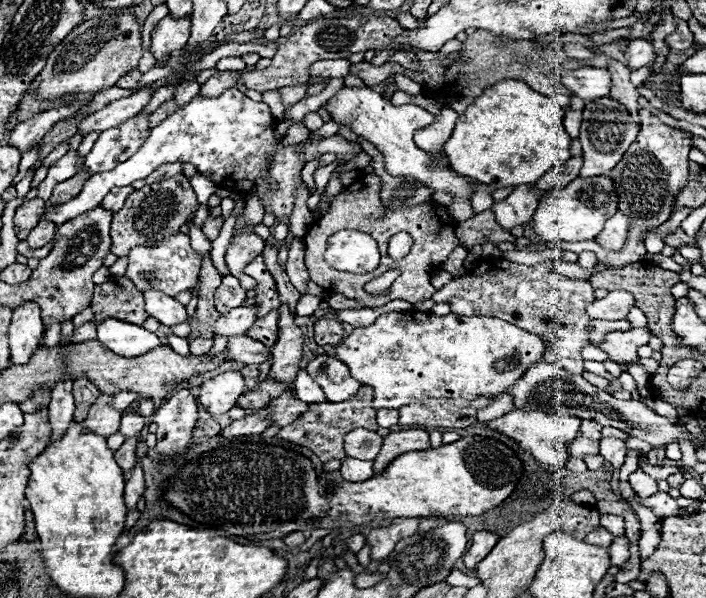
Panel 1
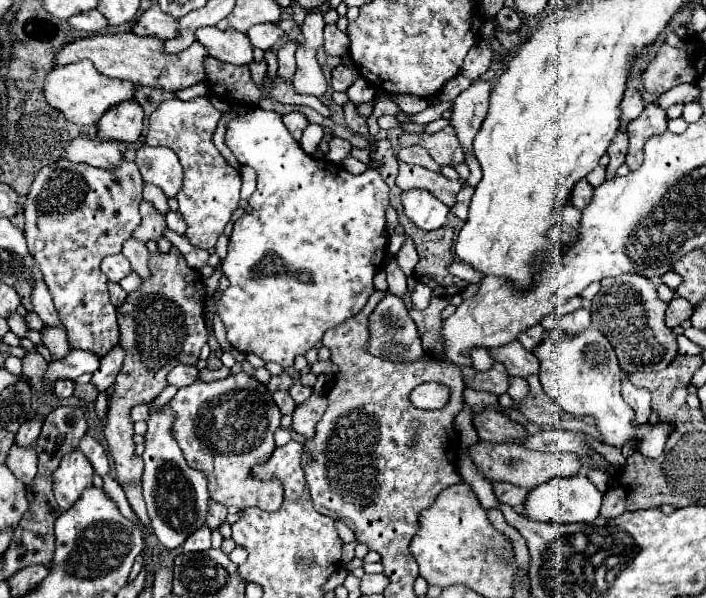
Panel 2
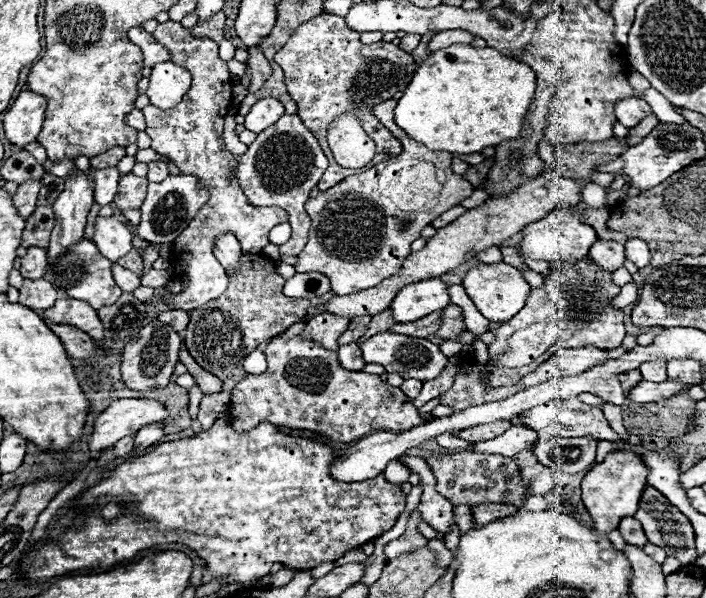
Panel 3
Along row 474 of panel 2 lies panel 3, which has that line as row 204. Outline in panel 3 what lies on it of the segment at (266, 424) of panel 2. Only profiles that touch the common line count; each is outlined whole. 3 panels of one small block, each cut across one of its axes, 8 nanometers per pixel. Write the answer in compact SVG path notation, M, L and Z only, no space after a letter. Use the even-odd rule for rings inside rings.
M164 22L164 24L158 24L158 28L154 30L154 36L160 44L164 44L170 54L172 54L172 62L184 66L190 70L192 74L192 86L190 90L186 92L186 96L182 98L182 102L172 108L172 110L156 110L156 106L148 106L144 108L144 116L146 116L146 134L150 134L152 138L152 150L158 152L160 156L168 156L172 158L172 162L180 168L180 174L194 174L200 178L202 184L208 186L210 190L210 200L204 204L204 208L200 208L200 212L196 214L196 218L192 220L192 224L188 224L188 228L174 240L174 250L172 250L172 258L176 262L180 262L184 266L184 278L188 278L188 286L184 288L184 292L180 294L170 294L168 290L164 290L164 300L166 304L170 304L172 308L176 310L186 310L190 312L192 308L200 308L200 304L206 304L210 300L214 300L216 296L220 296L224 292L224 288L228 286L228 276L224 272L224 268L220 266L220 262L216 262L214 254L212 254L212 248L214 248L214 242L216 242L216 236L220 232L234 232L242 244L242 250L244 252L262 252L262 248L266 248L270 242L268 242L268 234L274 226L282 224L282 222L288 222L288 212L284 212L282 208L278 206L252 206L248 202L248 198L244 196L244 192L240 190L238 186L238 180L236 180L236 158L226 150L224 146L224 140L222 140L222 128L224 128L224 116L228 114L230 110L230 100L232 100L232 74L228 72L228 66L226 62L218 56L218 44L210 38L194 38L190 34L188 28L184 28L180 22Z

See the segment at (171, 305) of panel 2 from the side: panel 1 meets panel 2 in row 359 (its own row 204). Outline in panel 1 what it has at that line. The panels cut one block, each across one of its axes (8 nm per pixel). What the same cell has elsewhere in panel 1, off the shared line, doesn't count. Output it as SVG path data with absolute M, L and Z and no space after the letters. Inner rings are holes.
M176 174L172 178L160 180L156 184L144 186L140 190L134 190L120 212L112 218L112 254L116 256L128 256L128 252L134 246L140 244L156 244L160 240L166 240L172 234L180 232L180 226L186 224L194 212L198 210L196 194L184 174Z

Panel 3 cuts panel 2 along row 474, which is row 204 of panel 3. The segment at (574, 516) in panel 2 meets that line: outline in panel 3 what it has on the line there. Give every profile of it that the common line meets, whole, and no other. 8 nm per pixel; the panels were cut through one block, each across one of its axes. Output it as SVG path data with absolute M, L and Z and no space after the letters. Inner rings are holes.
M578 202L576 206L556 206L556 210L552 210L550 214L546 214L544 218L536 220L534 224L528 224L524 230L520 230L520 250L530 256L532 260L544 260L550 266L558 266L562 262L566 264L576 264L576 260L582 260L590 246L598 240L596 232L592 226L588 226L584 222L584 202Z

